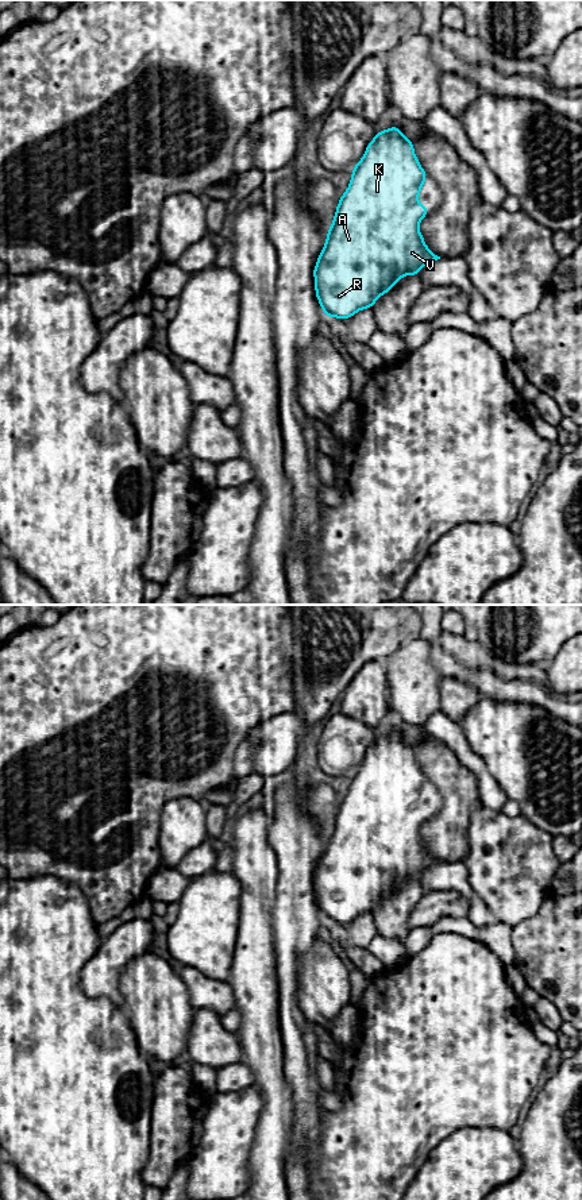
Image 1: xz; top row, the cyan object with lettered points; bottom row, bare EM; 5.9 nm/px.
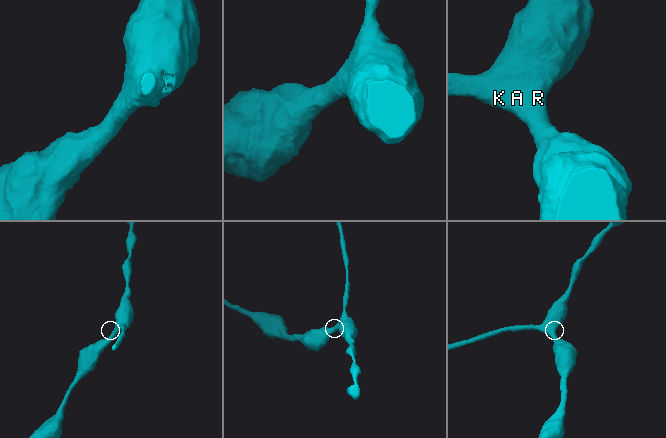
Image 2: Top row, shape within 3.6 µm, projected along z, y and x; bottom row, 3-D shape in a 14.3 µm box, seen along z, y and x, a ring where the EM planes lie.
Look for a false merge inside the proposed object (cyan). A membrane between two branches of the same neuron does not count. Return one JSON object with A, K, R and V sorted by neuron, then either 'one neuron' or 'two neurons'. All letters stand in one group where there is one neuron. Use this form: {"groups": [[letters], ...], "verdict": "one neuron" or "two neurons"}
{"groups": [["A", "K", "R", "V"]], "verdict": "one neuron"}

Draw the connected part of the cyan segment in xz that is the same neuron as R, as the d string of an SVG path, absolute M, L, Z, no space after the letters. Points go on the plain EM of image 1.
M396 730L377 736L352 772L350 790L338 807L325 849L313 873L316 903L325 922L347 925L362 914L373 912L404 880L419 880L423 871L440 864L427 852L419 833L429 817L429 813L417 806L425 784L427 778L416 763L412 744Z

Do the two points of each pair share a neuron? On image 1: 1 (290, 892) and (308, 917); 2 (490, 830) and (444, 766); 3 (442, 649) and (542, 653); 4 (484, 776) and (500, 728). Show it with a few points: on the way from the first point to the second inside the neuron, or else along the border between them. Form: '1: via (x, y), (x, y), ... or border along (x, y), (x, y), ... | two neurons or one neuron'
1: via (295, 898), (295, 903), (303, 911) | one neuron
2: border along (481, 805), (471, 813), (467, 841) | two neurons
3: border along (465, 637), (482, 643), (505, 660), (523, 664) | two neurons
4: border along (467, 741), (504, 794) | two neurons

